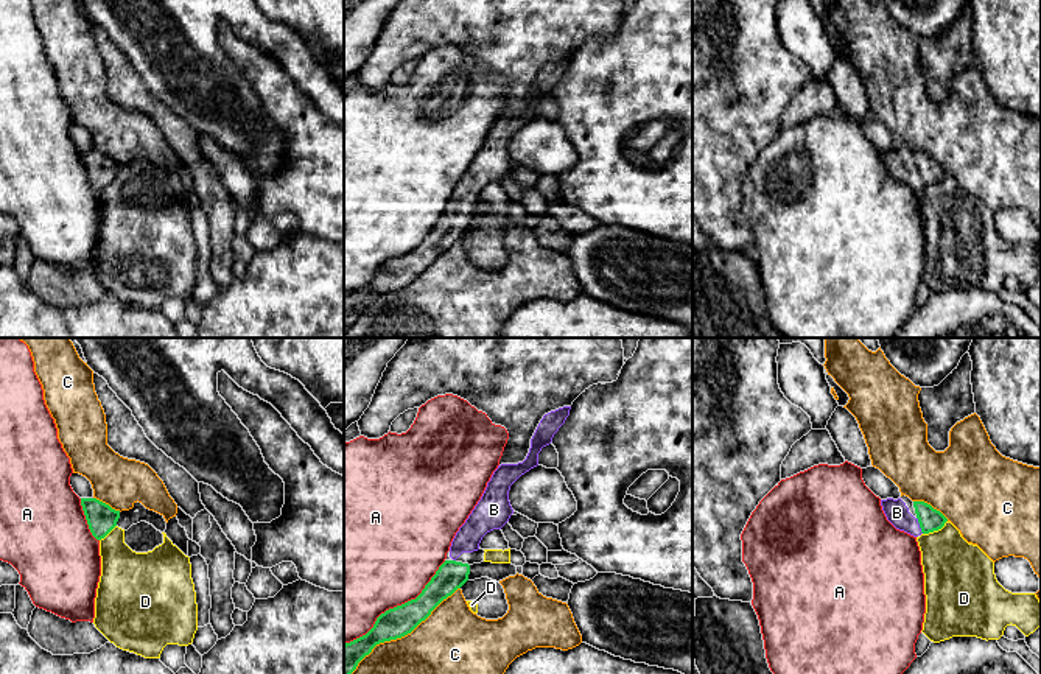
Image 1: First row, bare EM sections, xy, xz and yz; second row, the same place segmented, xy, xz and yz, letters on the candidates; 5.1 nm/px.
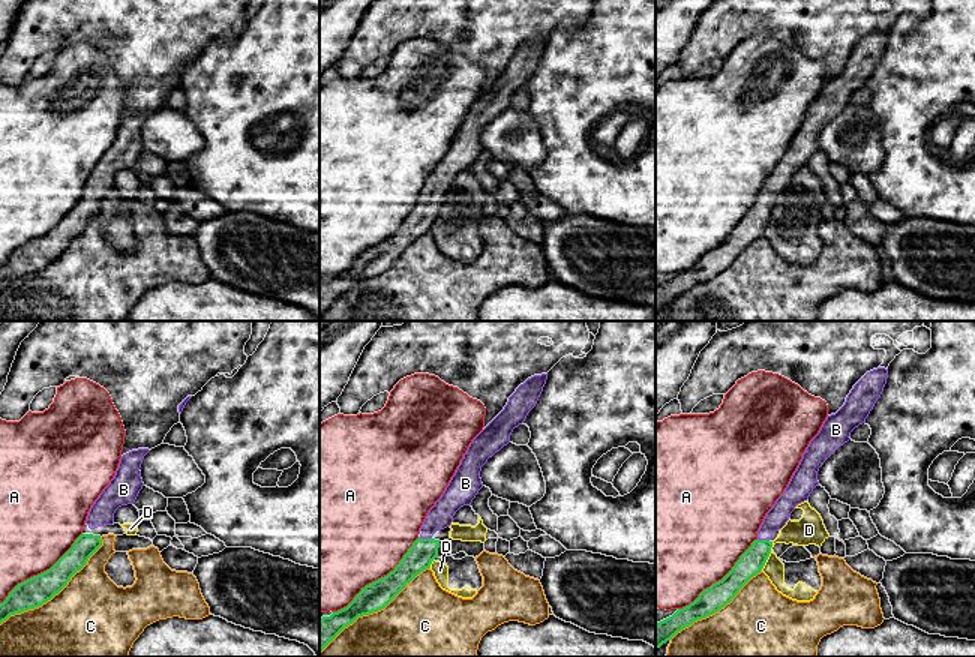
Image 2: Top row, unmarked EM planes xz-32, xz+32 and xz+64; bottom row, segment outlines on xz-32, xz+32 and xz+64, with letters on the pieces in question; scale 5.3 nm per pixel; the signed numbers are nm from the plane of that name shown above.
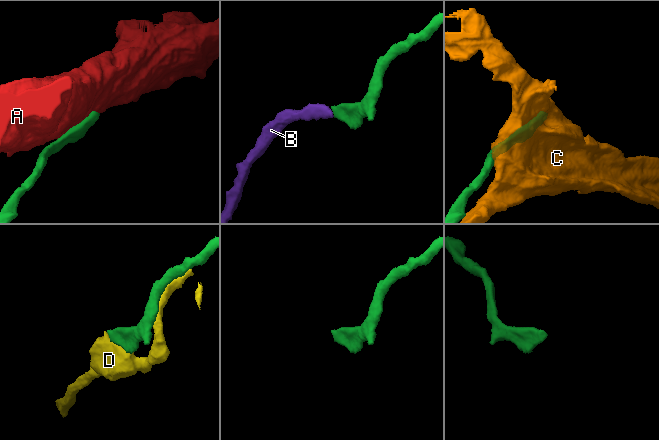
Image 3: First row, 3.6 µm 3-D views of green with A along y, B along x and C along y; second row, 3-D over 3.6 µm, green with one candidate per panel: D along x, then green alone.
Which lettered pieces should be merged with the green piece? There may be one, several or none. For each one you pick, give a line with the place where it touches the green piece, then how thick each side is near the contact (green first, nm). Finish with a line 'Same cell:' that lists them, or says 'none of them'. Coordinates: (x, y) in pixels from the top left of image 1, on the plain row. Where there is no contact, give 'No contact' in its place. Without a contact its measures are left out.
B: Touches green at yz (920, 176). Thickness 120 nm (green) against 120 nm
Same cell: B

